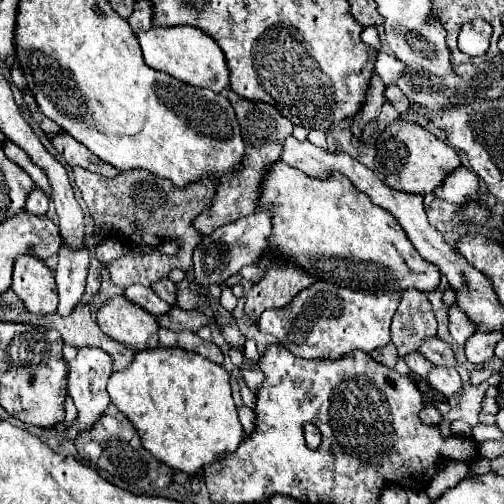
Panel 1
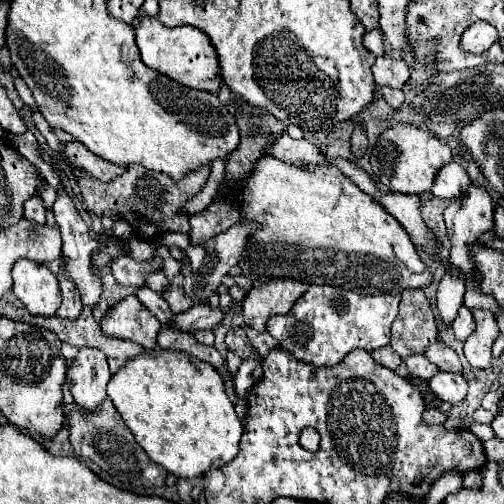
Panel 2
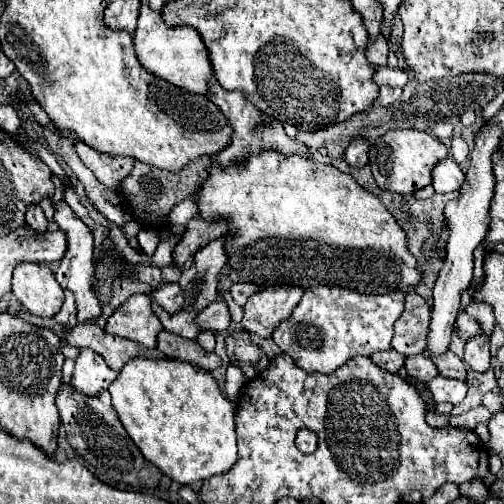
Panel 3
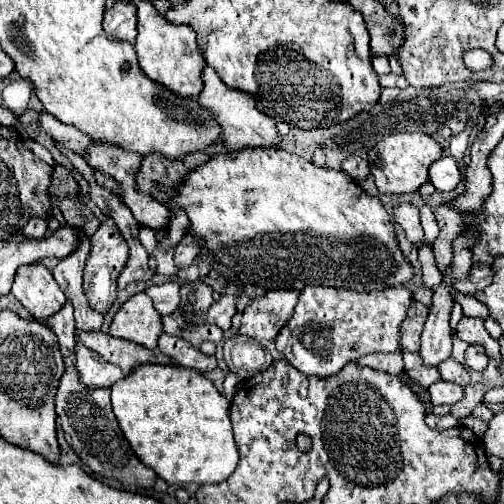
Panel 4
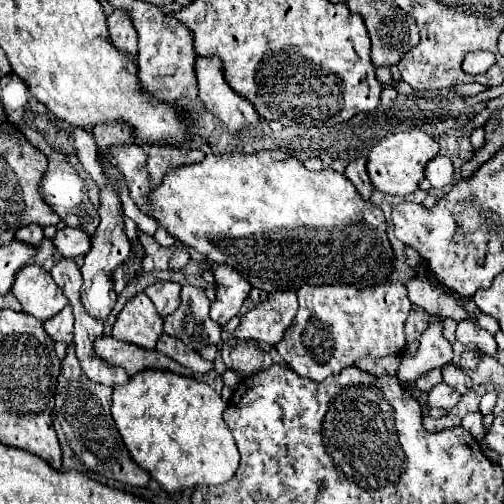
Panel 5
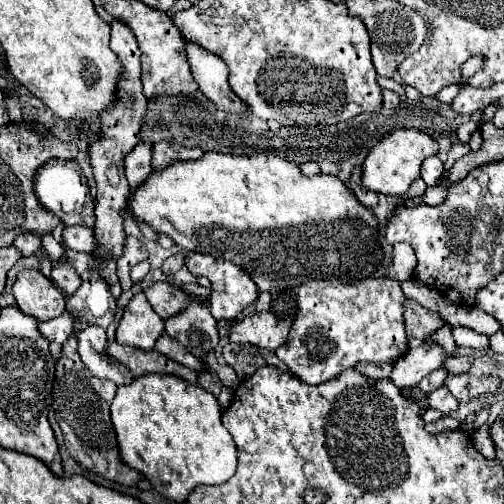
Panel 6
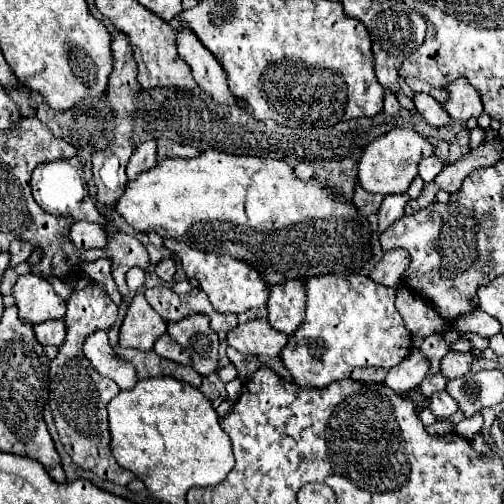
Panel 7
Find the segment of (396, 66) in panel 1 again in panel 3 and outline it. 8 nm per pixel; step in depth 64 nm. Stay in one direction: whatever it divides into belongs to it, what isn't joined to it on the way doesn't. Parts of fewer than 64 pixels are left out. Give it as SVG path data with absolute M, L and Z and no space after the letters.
M378 66L374 72L374 82L380 86L390 86L390 88L402 88L408 82L408 70L394 68L394 66Z

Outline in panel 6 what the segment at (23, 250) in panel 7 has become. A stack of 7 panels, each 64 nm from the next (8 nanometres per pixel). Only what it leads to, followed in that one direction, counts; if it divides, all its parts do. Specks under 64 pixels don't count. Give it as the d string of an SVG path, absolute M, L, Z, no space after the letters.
M22 232L20 236L16 236L14 240L14 246L22 252L22 256L32 256L38 252L38 248L42 246L42 240L40 236L36 236L36 232Z

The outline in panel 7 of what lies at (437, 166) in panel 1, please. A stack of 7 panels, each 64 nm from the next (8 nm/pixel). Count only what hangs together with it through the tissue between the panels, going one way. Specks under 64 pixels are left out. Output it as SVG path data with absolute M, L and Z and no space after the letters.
M394 128L364 148L358 164L358 180L372 194L406 194L408 186L418 176L418 162L430 154L434 154L434 146L422 134L410 128Z

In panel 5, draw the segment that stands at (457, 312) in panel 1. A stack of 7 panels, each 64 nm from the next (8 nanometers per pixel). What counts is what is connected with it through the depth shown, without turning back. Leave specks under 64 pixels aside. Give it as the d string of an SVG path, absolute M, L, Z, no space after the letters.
M466 318L466 320L458 322L456 340L462 342L466 348L474 348L482 354L488 354L488 356L498 354L498 346L496 346L494 336L490 332L482 330L480 326L476 326L476 320L472 320L472 318Z

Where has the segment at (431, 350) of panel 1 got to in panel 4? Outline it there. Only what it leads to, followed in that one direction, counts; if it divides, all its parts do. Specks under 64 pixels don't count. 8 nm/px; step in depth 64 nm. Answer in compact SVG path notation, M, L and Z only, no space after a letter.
M452 356L448 360L444 360L444 364L438 364L438 370L440 370L442 380L450 380L450 382L456 382L456 384L462 384L462 386L466 386L470 382L468 370Z

